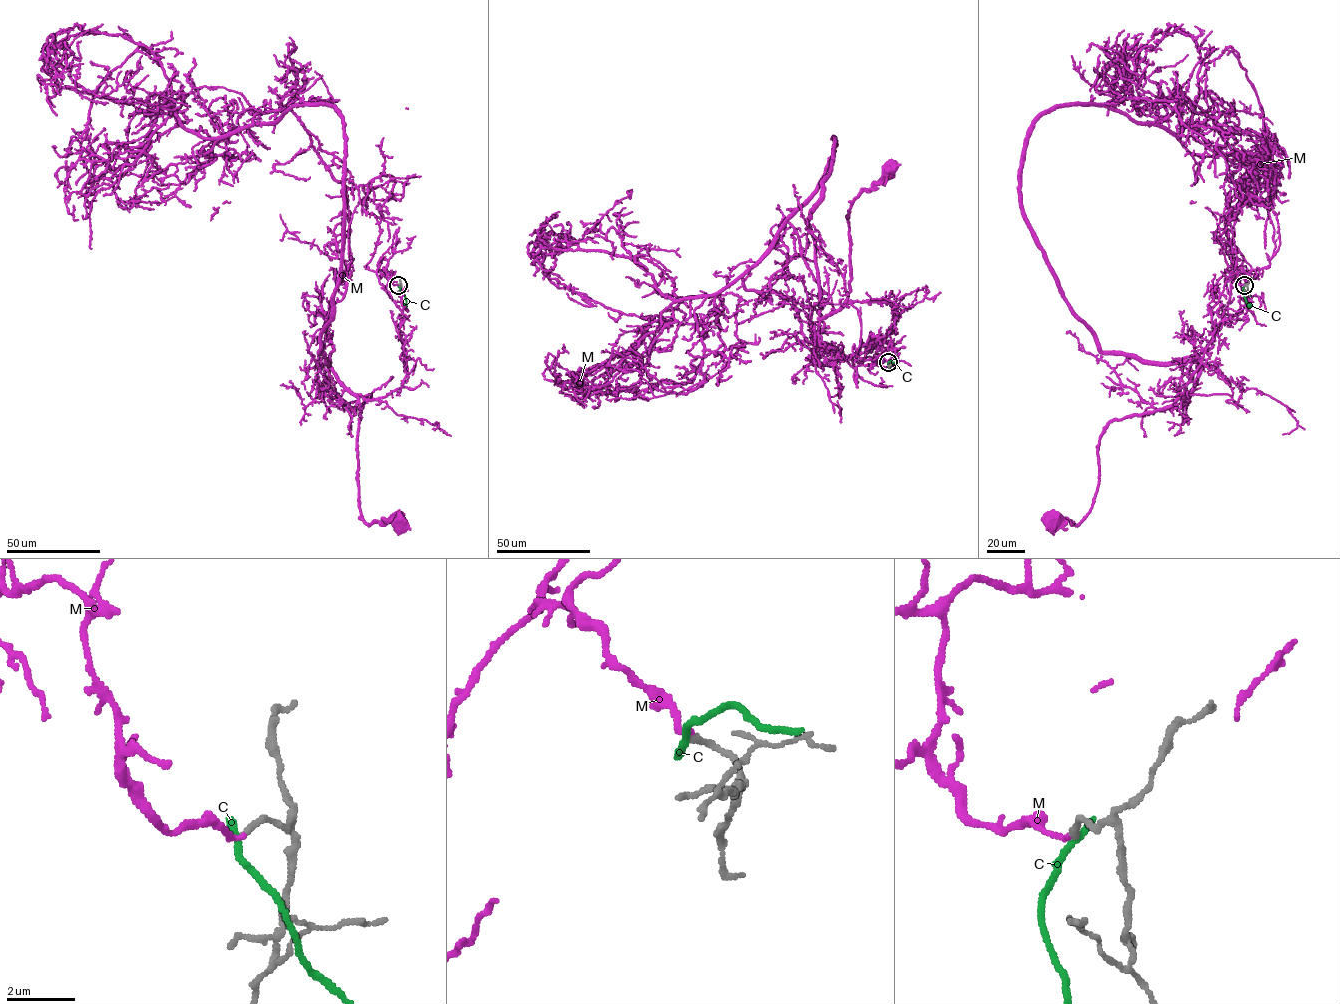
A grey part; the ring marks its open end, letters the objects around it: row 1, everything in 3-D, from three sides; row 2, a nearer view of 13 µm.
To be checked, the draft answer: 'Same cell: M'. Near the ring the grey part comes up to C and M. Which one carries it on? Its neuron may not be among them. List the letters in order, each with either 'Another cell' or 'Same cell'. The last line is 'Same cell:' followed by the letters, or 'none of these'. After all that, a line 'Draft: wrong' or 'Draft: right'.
C: Another cell
M: Same cell
Same cell: M
Draft: right

